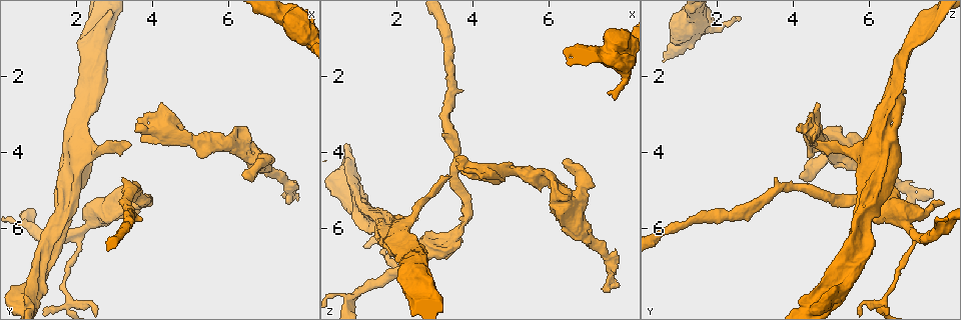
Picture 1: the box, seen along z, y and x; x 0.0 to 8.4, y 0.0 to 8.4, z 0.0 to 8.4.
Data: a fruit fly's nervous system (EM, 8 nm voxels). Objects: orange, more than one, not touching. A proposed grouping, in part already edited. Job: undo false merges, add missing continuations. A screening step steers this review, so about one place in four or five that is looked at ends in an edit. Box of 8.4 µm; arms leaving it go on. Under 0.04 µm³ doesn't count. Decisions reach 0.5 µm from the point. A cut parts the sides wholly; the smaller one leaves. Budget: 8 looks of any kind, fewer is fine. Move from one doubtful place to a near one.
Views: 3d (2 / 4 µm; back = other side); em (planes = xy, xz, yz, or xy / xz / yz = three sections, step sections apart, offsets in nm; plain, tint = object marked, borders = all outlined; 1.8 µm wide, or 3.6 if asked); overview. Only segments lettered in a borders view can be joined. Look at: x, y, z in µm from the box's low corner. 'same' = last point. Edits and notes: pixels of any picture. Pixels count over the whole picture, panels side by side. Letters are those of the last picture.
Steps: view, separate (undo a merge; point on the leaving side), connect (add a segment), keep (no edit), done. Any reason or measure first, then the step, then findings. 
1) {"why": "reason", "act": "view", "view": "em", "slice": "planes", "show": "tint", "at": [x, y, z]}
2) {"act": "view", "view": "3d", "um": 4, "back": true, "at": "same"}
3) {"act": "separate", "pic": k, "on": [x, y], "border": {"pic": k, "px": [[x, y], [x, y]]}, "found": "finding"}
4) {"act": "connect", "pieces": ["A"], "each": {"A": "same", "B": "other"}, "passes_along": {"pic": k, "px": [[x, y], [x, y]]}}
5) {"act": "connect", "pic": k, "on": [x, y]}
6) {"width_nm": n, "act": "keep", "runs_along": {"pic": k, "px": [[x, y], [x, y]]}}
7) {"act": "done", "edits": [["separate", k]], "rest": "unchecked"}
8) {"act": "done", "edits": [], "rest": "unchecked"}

{"why": "a fork", "act": "view", "view": "3d", "um": 4, "at": [1.45, 6.20, 5.70]}

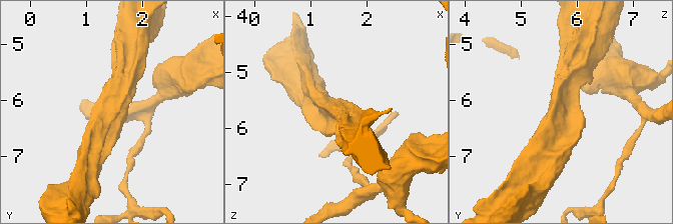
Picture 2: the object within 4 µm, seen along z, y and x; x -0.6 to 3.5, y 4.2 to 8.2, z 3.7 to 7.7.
{"act": "view", "view": "em", "slice": "planes", "show": "plain", "at": [1.45, 6.25, 5.65]}

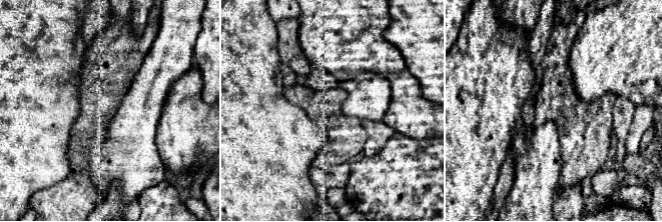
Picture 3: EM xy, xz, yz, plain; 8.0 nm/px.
{"act": "view", "view": "em", "slice": "planes", "show": "borders", "at": "same"}

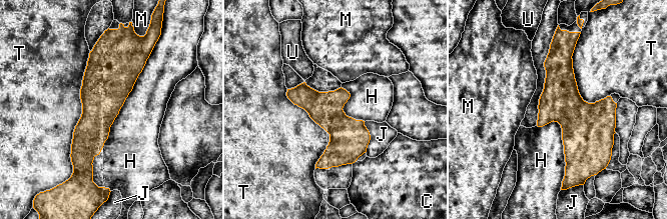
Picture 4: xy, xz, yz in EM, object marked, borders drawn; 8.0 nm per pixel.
{"width_nm": 280, "longest_contact_nm": ["H", 1100], "act": "keep", "each": {"C": "other", "H": "other", "J": "other", "M": "other", "T": "other", "U": "other"}, "found": "one neuron here"}

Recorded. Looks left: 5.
{"why": "thick end", "act": "view", "view": "3d", "um": 2, "at": [3.75, 3.00, 4.45]}

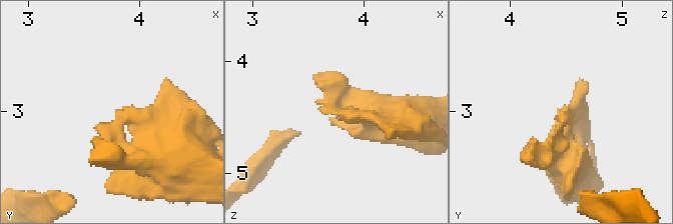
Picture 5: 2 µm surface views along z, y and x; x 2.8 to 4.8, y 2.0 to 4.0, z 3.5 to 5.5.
{"why": "need the tissue", "act": "view", "view": "em", "slice": "planes", "show": "borders", "at": [3.78, 3.02, 4.44]}

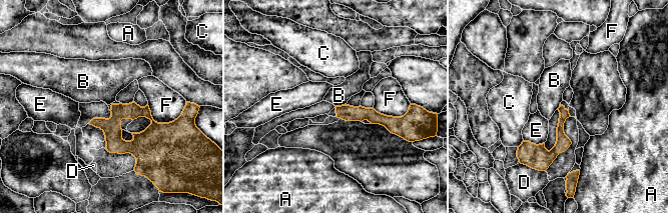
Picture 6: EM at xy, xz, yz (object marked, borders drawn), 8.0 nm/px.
{"act": "keep", "each": {"A": "other", "B": "other", "C": "other", "D": "other", "E": "other", "F": "other"}, "border": {"pic": 6, "px": [[344, 104], [336, 106]]}, "found": "none of them fits"}

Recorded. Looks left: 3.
{"act": "view", "view": "em", "slice": "planes", "show": "borders", "at": [6.75, 4.40, 5.25]}

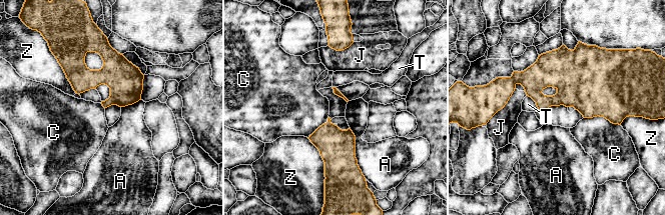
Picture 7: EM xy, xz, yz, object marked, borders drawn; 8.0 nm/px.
{"act": "keep", "each": {"A": "other", "C": "other", "J": "other", "T": "other", "Z": "other"}, "border": {"pic": 7, "px": [[584, 117], [603, 116], [620, 125]]}, "found": "no lettered segment goes on from it"}

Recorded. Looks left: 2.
{"act": "done", "edits": [], "rest": "unchecked"}

